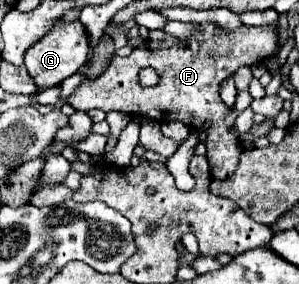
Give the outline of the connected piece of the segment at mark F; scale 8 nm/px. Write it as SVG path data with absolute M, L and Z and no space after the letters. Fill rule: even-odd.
M200 23L198 29L194 31L194 35L190 39L168 39L168 41L146 41L142 47L132 49L132 53L128 57L118 57L114 55L108 69L96 77L96 79L86 79L82 81L76 91L66 99L68 105L72 105L76 111L90 111L90 109L100 109L100 111L122 111L126 115L142 115L154 121L182 121L186 127L200 127L200 123L210 121L210 129L208 139L206 139L206 149L208 149L208 161L212 165L212 177L218 179L226 179L230 177L230 173L234 173L236 165L238 165L238 157L242 153L240 149L240 141L234 133L234 119L236 119L236 111L228 109L222 99L220 99L220 83L224 79L228 79L230 75L234 75L242 65L256 65L262 63L264 59L272 57L274 53L278 53L280 43L278 43L278 23L270 23L270 25L260 25L260 27L238 27L234 31L216 27L212 23ZM144 67L152 67L160 81L154 87L142 87L138 81L138 73Z

